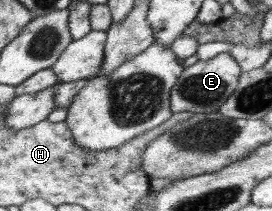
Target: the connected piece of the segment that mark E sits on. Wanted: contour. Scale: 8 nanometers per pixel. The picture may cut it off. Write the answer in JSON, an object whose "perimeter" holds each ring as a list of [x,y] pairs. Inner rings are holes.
{"perimeter":[[[225,52],[210,60],[199,60],[192,66],[183,67],[182,74],[178,77],[170,93],[169,103],[172,113],[216,113],[234,92],[241,72],[239,62],[236,62],[231,54]]]}

